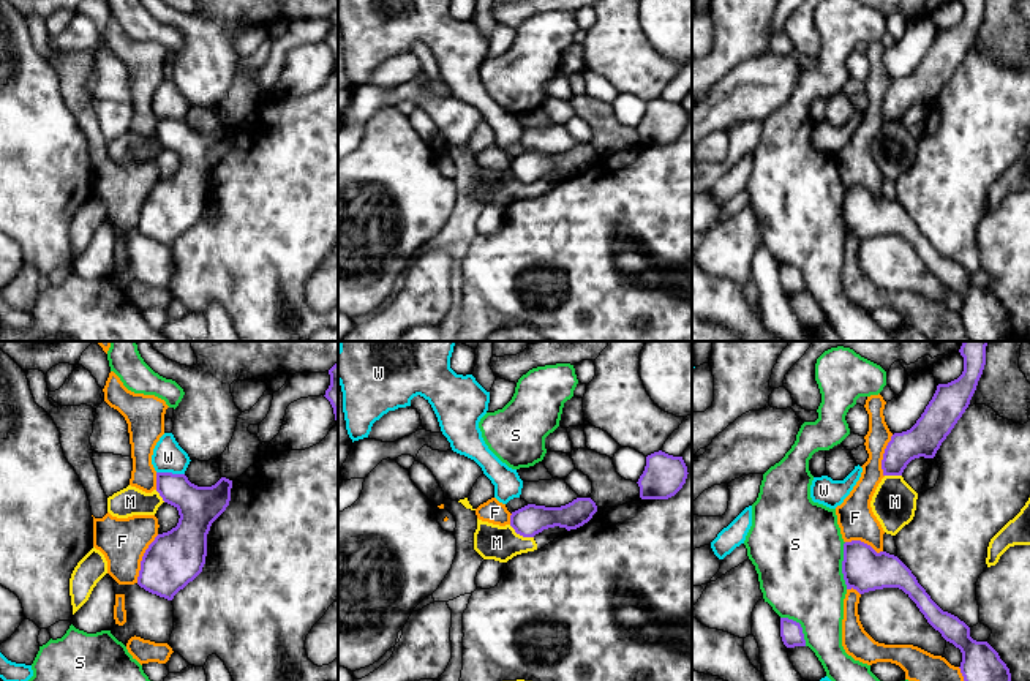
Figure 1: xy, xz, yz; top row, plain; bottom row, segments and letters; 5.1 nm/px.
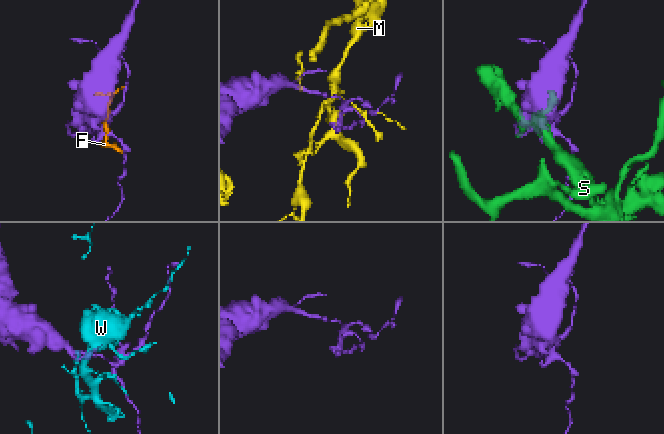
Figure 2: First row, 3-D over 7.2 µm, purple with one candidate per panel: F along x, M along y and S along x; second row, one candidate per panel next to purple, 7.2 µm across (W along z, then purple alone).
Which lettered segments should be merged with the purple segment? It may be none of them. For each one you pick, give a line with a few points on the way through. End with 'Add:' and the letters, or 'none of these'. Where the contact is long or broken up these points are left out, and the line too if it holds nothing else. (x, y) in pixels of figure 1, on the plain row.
Add: none of these

